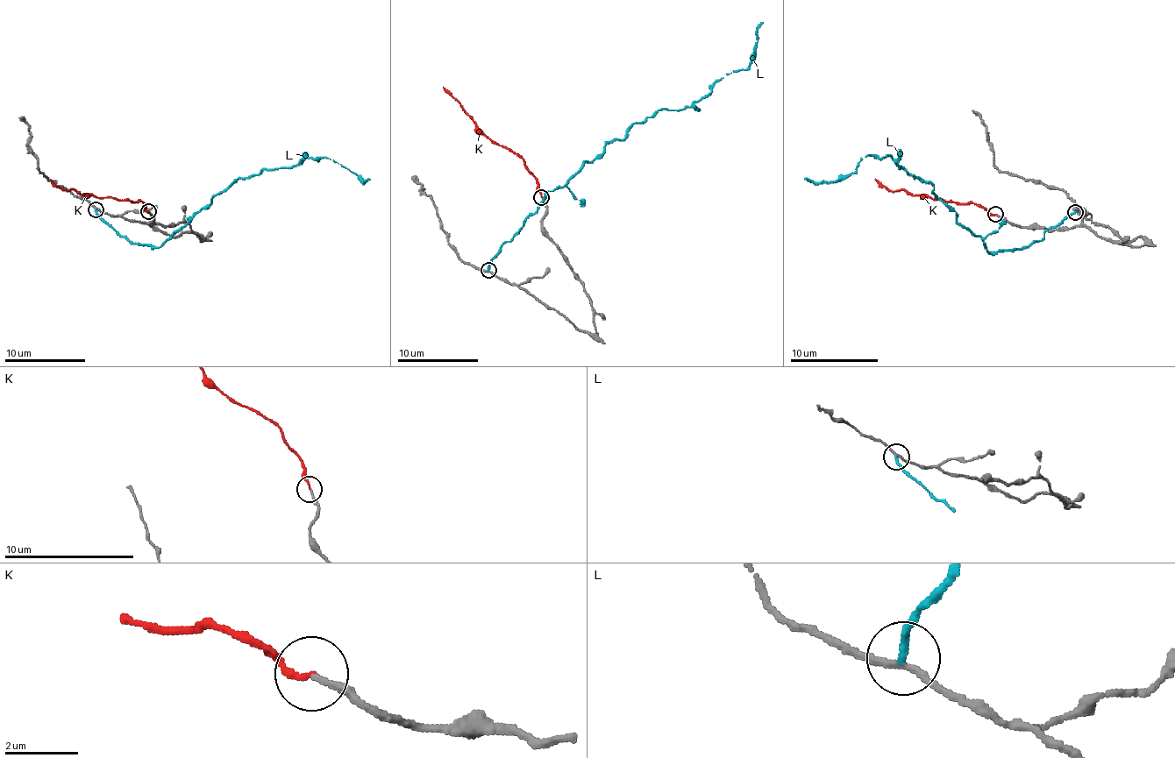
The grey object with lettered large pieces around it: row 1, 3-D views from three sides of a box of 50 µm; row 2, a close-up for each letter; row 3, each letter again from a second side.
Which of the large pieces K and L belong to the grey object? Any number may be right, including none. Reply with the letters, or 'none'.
K

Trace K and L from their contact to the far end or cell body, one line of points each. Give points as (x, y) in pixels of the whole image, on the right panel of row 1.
K: (996, 215), (974, 203), (958, 203), (887, 190), (874, 180)
L: (1075, 212), (1040, 241), (989, 252), (934, 188), (887, 155), (861, 158), (857, 171), (833, 181), (804, 177)

